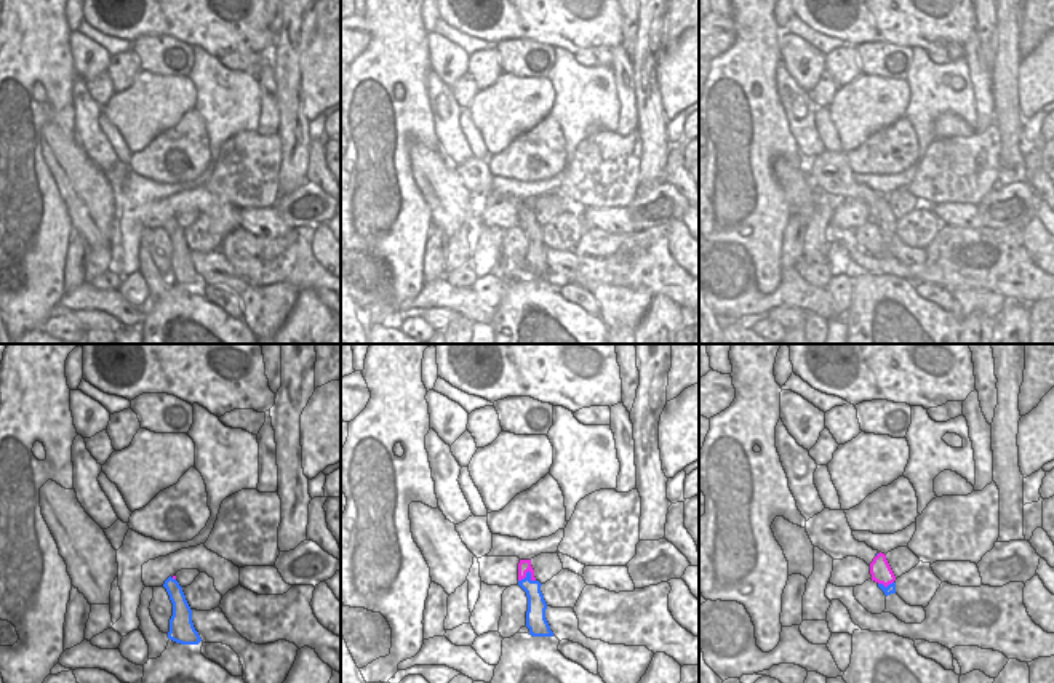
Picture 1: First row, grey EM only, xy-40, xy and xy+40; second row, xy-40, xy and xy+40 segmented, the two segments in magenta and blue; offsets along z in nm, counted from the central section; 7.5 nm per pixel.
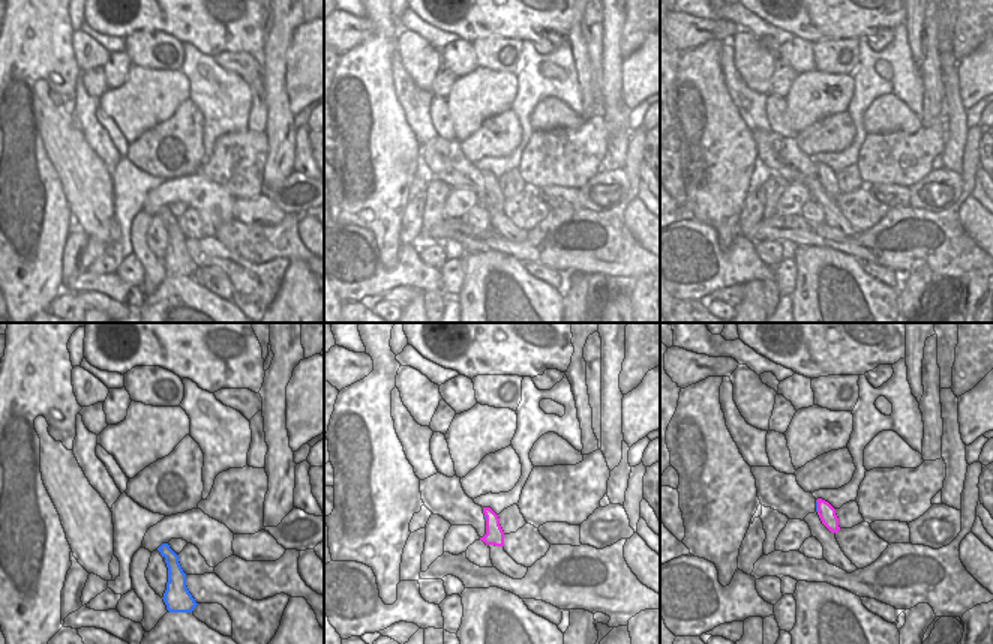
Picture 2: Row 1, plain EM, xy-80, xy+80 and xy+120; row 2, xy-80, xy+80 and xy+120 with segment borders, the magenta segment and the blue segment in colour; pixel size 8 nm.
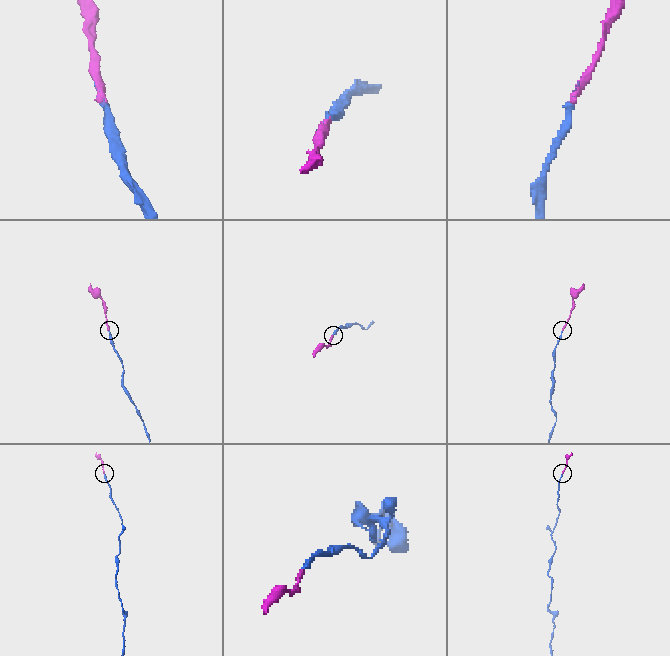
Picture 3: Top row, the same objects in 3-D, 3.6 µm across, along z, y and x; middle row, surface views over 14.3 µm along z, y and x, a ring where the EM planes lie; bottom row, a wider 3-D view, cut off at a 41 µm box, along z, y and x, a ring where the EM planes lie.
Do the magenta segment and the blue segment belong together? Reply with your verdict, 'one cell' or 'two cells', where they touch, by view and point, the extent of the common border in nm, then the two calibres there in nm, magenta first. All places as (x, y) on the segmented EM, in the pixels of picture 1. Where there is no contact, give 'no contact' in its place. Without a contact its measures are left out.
two cells | xy (526, 571) | 130 nm | 100/130 nm

